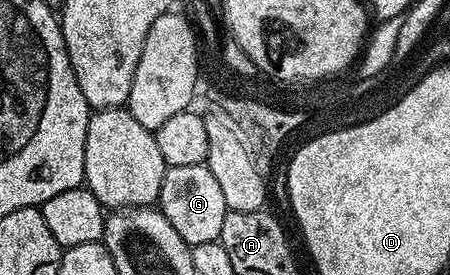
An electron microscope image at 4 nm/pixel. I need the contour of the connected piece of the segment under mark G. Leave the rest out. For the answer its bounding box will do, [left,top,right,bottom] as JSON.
[159,164,227,247]

